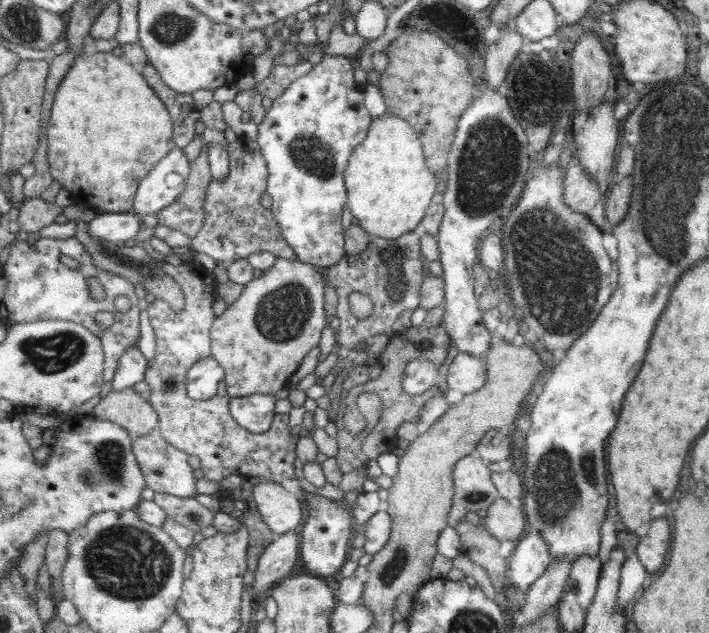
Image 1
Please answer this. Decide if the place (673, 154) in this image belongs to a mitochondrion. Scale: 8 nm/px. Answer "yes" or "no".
yes

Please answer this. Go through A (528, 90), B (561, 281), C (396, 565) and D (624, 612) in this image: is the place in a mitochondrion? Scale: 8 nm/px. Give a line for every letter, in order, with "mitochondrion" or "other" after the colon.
A: mitochondrion
B: mitochondrion
C: mitochondrion
D: other

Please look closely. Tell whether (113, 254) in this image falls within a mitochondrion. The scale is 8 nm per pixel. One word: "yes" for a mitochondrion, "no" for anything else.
yes

